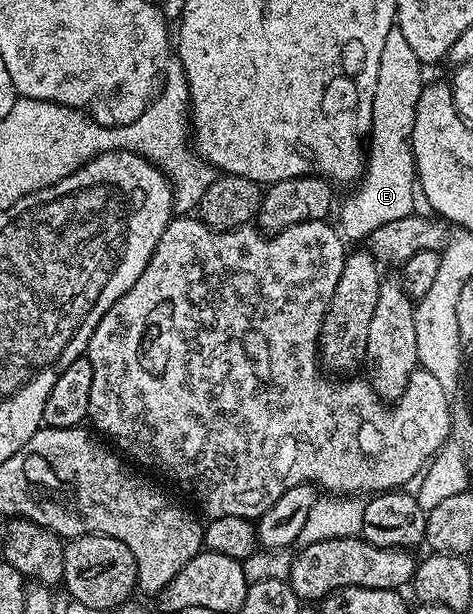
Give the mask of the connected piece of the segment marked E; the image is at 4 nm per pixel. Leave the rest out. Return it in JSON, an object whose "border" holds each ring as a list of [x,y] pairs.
{"border":[[[396,24],[389,28],[379,60],[379,76],[376,78],[375,96],[372,98],[372,120],[367,135],[366,168],[359,184],[361,190],[351,193],[339,208],[337,224],[340,233],[350,241],[352,239],[361,239],[362,241],[376,228],[381,228],[385,224],[402,219],[403,216],[412,213],[411,192],[416,179],[412,138],[417,102],[425,83],[423,70],[425,70],[424,65],[415,56],[415,52],[411,50],[407,40],[404,39],[402,30]]]}

